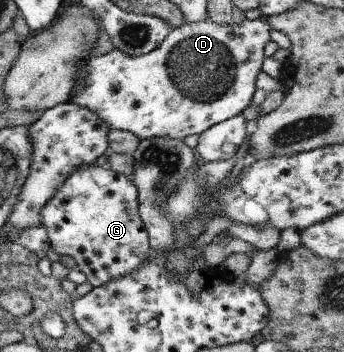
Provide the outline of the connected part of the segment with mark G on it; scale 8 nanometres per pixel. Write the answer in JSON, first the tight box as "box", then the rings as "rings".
{"box":[39,163,149,287],"rings":[[[93,163],[81,165],[65,176],[59,187],[39,209],[39,227],[46,234],[47,244],[76,270],[86,277],[92,287],[98,287],[112,278],[136,272],[148,260],[149,240],[146,229],[137,213],[136,188],[122,174]]]}

